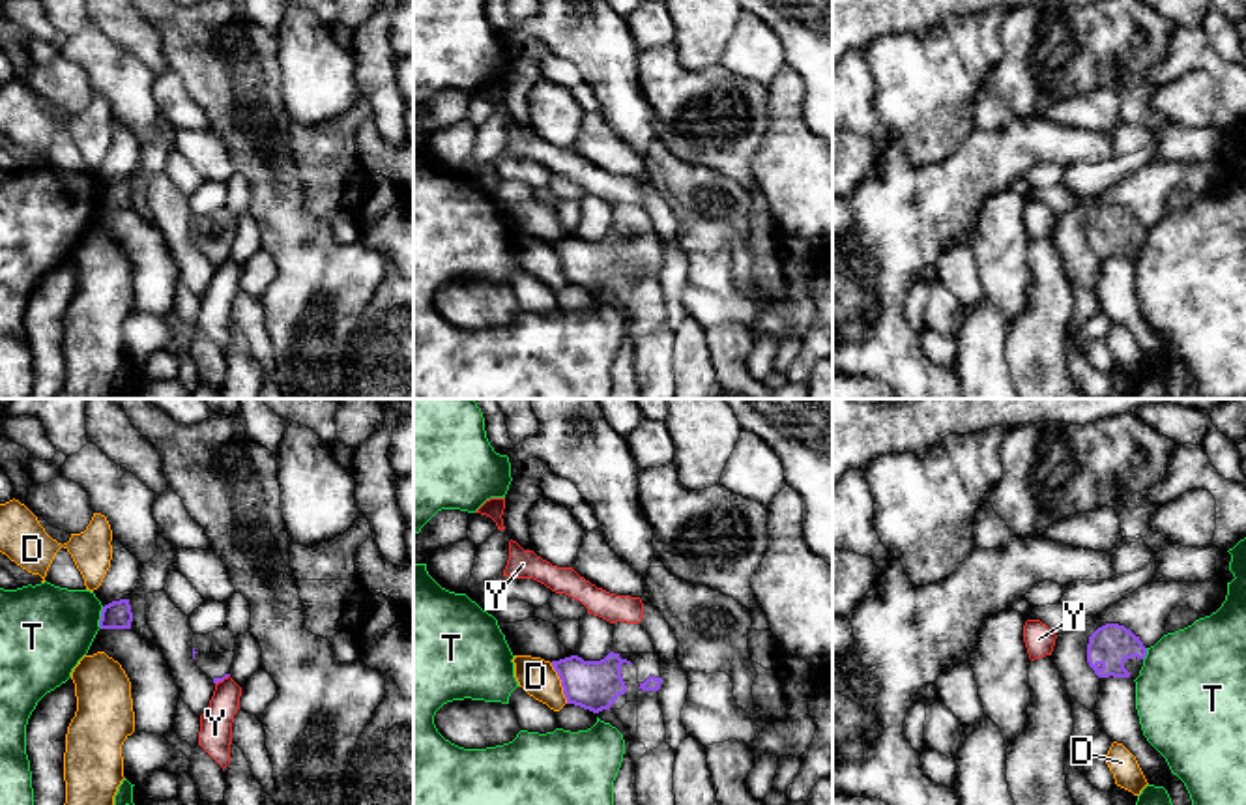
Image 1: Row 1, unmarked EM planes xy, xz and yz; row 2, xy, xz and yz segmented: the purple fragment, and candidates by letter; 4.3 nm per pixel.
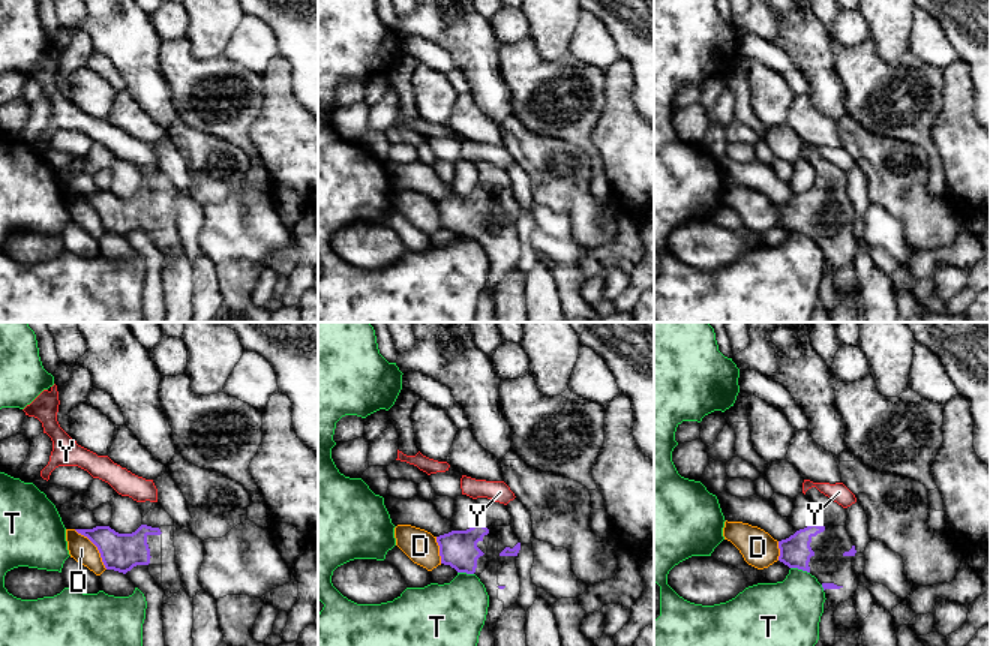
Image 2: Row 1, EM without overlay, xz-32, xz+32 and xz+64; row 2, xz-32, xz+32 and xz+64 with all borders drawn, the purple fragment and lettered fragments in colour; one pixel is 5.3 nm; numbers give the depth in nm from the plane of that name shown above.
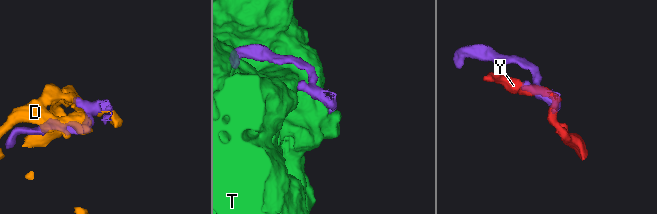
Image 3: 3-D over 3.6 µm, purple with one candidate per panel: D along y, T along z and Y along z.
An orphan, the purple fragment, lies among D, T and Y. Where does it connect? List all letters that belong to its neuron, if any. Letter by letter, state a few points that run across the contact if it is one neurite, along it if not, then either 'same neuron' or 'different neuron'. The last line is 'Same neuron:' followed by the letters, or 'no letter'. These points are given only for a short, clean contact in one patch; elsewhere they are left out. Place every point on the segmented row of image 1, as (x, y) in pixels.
D: different neuron
T: different neuron
Y: xy (229, 674), (216, 684) | different neuron
Same neuron: no letter

